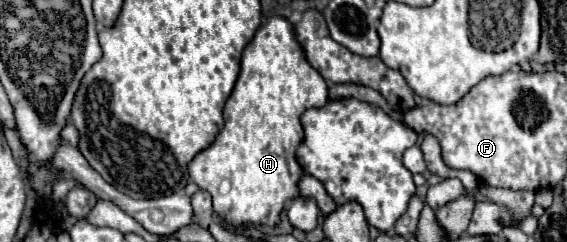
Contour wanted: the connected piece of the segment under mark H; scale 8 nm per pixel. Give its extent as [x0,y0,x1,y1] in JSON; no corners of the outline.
[188,16,328,226]

